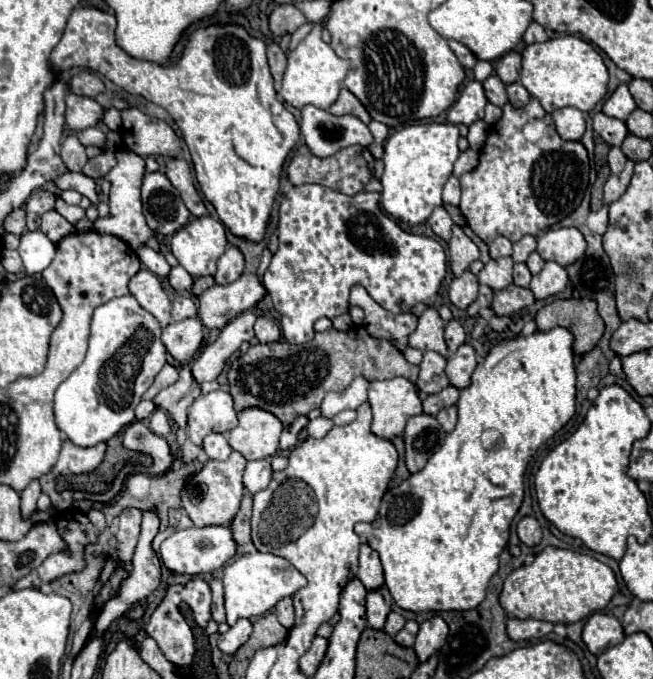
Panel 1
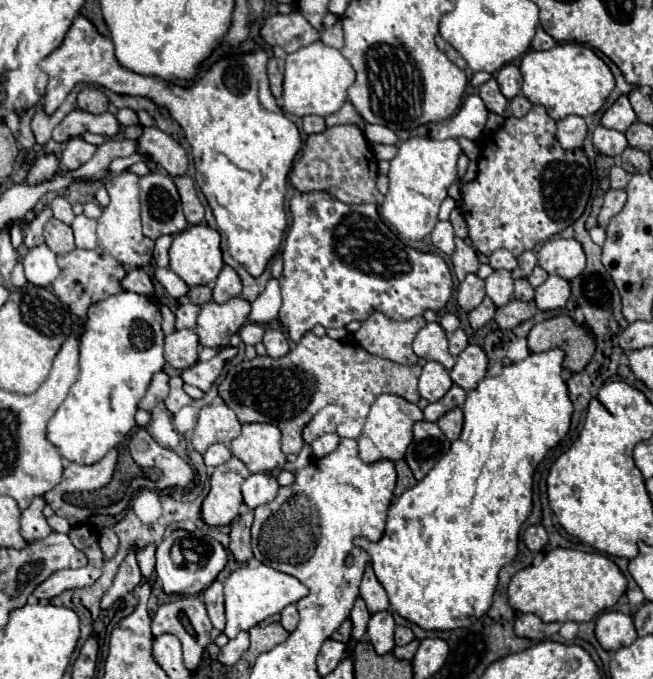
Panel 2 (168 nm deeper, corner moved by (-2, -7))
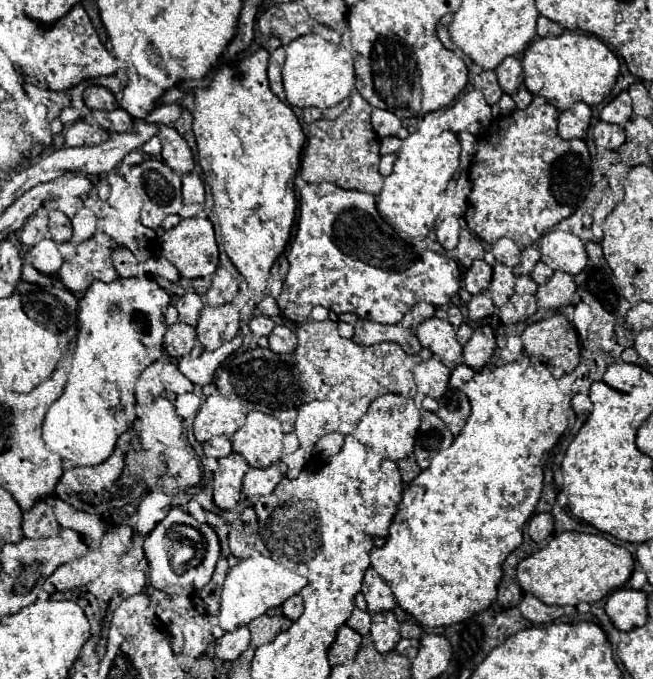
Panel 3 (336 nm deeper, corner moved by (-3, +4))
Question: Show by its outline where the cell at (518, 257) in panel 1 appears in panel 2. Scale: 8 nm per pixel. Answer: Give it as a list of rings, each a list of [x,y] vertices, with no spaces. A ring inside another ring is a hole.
[[[532,250],[524,252],[524,254],[518,258],[518,268],[512,272],[512,278],[528,278],[536,264],[538,264],[536,254],[534,254]]]

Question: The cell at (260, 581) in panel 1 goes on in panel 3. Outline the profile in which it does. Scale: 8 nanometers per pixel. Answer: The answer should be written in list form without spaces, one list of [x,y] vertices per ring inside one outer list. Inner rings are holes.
[[[253,551],[249,557],[239,559],[237,565],[233,565],[229,569],[229,575],[227,575],[223,591],[221,591],[219,625],[225,631],[233,631],[235,627],[245,625],[251,619],[263,615],[267,609],[281,605],[287,597],[301,591],[307,583],[309,583],[309,579],[299,575],[295,569],[287,569],[279,561],[275,561],[267,555],[261,555],[259,551]]]

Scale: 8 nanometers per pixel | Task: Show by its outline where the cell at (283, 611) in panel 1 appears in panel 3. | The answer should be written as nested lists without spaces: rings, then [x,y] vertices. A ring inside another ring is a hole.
[[[295,593],[295,595],[291,595],[281,607],[283,607],[283,615],[285,615],[285,617],[297,619],[297,617],[303,613],[303,599],[301,599],[299,593]]]

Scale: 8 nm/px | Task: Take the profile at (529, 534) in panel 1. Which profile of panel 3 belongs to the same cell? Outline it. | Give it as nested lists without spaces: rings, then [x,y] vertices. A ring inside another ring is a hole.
[[[536,513],[526,522],[524,532],[539,543],[554,534],[554,521],[550,513]]]

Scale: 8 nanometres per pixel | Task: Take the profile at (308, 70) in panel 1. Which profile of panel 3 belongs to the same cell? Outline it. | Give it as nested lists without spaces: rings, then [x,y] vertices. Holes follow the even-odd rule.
[[[317,33],[301,35],[289,41],[285,47],[287,59],[283,65],[283,87],[287,103],[292,107],[331,107],[345,99],[355,83],[353,59],[341,43],[321,39]]]

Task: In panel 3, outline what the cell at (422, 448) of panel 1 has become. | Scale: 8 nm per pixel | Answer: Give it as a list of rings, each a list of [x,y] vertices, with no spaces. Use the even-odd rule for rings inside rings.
[[[423,411],[421,425],[415,433],[415,443],[413,443],[413,455],[415,461],[421,469],[425,469],[431,461],[431,457],[443,449],[449,447],[453,441],[453,433],[449,433],[447,425],[437,417],[435,411]]]

